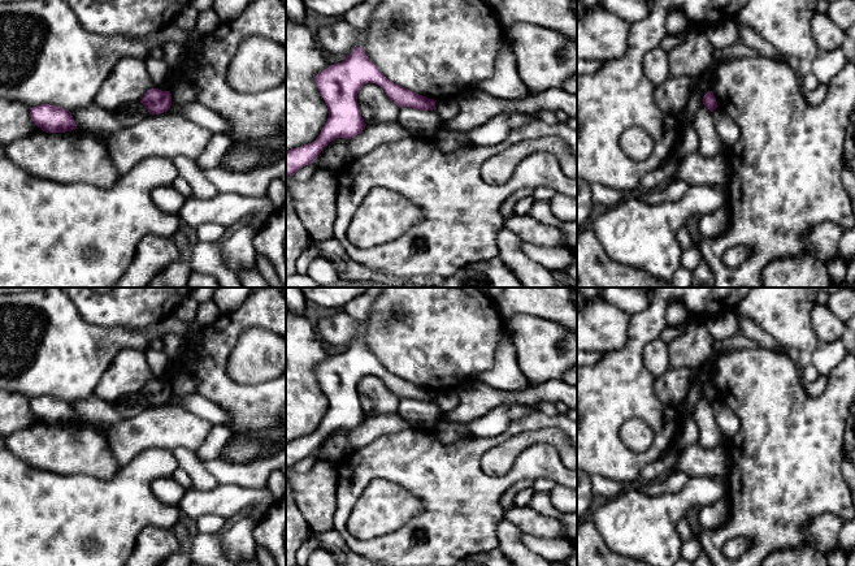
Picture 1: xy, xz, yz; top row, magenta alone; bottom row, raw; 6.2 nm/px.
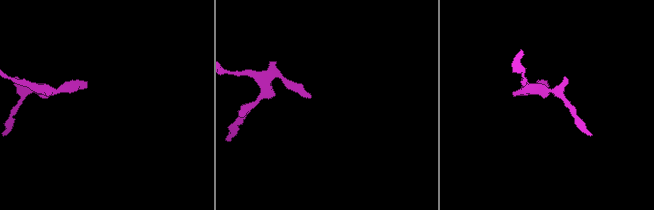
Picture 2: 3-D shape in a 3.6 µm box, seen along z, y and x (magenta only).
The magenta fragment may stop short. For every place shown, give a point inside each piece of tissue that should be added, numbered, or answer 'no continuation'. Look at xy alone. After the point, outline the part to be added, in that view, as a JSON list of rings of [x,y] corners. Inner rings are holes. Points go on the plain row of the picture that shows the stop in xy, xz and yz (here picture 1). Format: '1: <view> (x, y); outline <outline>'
no continuation

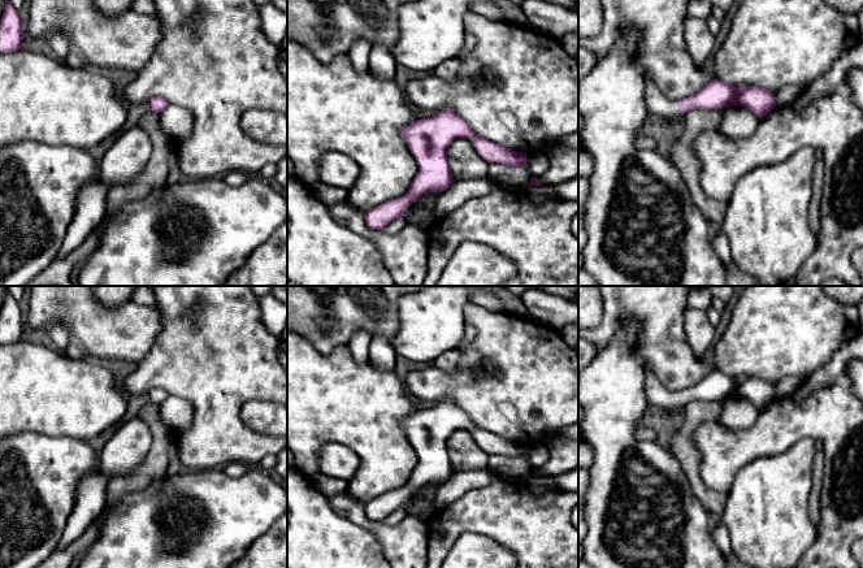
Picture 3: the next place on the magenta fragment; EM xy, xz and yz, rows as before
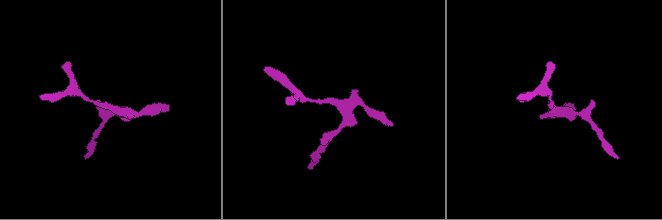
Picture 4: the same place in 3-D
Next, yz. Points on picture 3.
1: yz (656, 395); outline [[[646,369],[645,391],[650,407],[669,409],[680,406],[677,393],[663,387],[652,369]]]

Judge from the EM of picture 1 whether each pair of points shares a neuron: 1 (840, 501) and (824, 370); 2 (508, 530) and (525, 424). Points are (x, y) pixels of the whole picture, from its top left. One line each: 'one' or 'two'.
1: two
2: two

